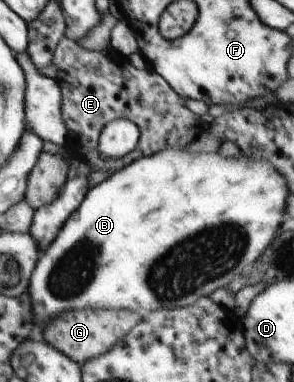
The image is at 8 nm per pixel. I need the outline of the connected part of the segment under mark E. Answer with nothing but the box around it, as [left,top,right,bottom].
[52,36,206,173]

